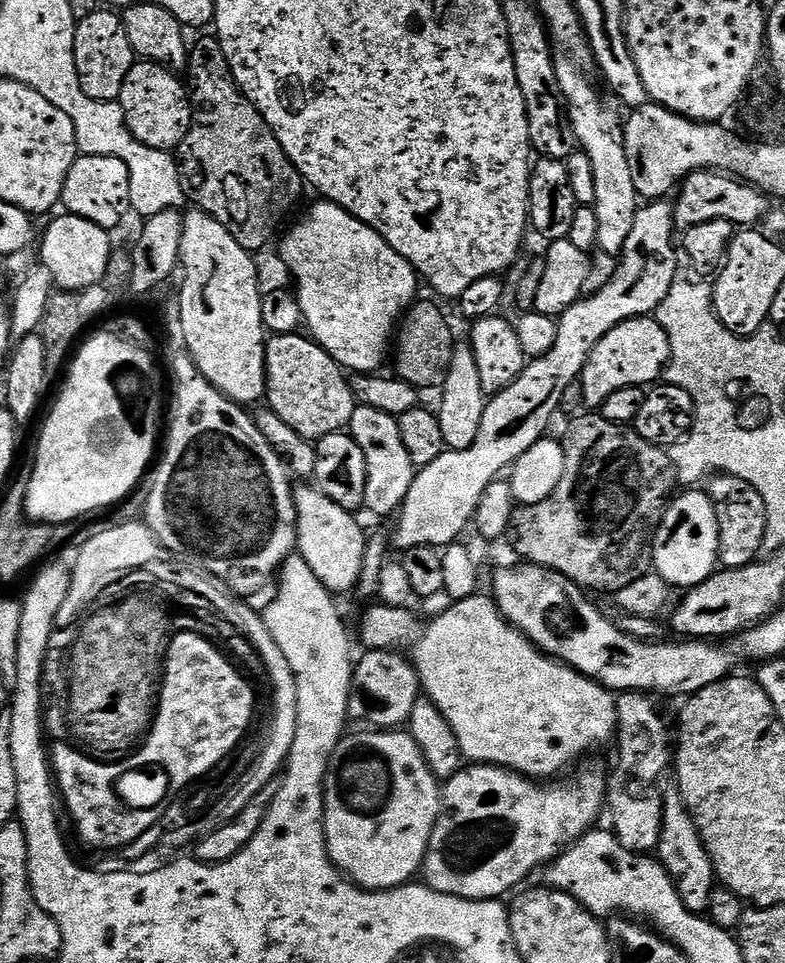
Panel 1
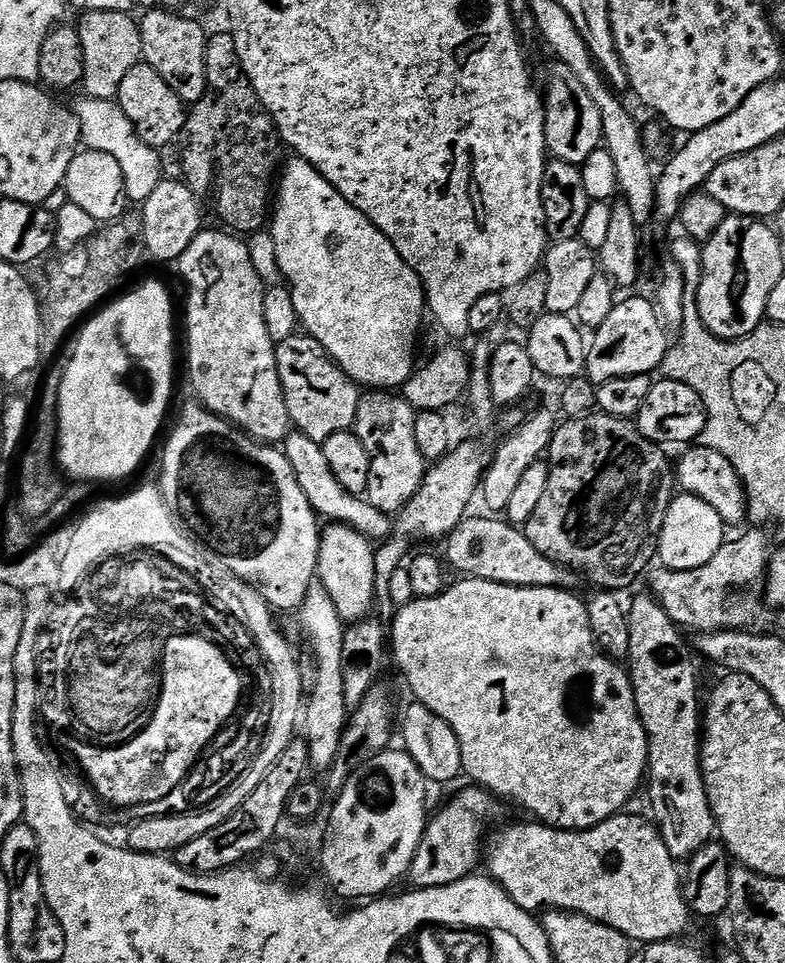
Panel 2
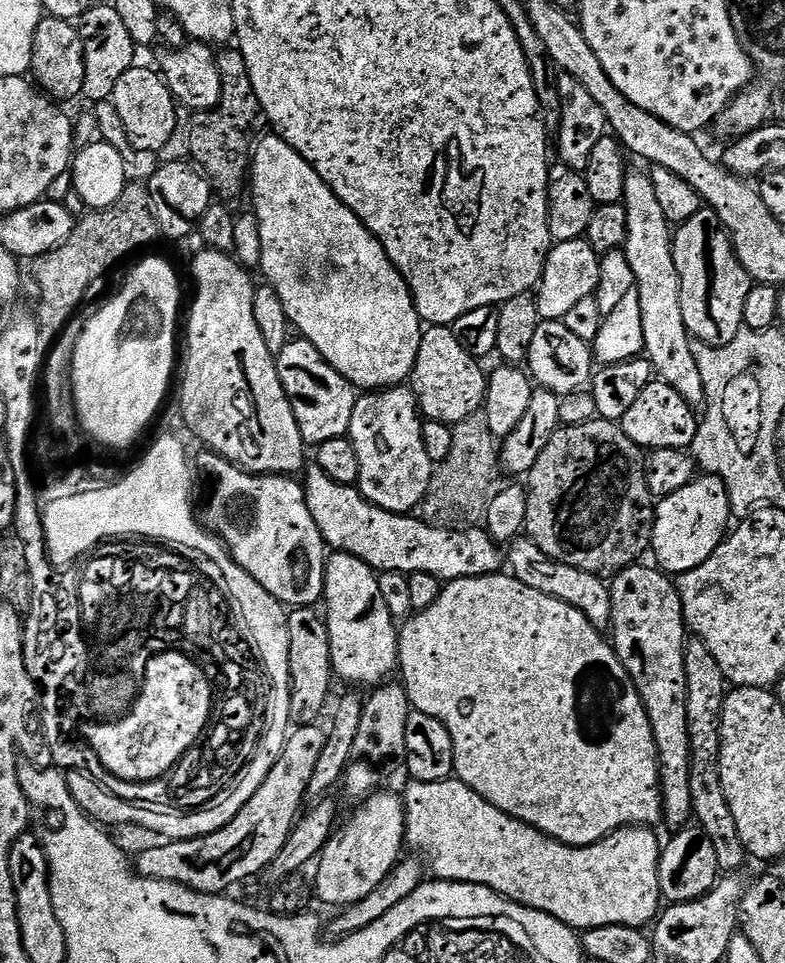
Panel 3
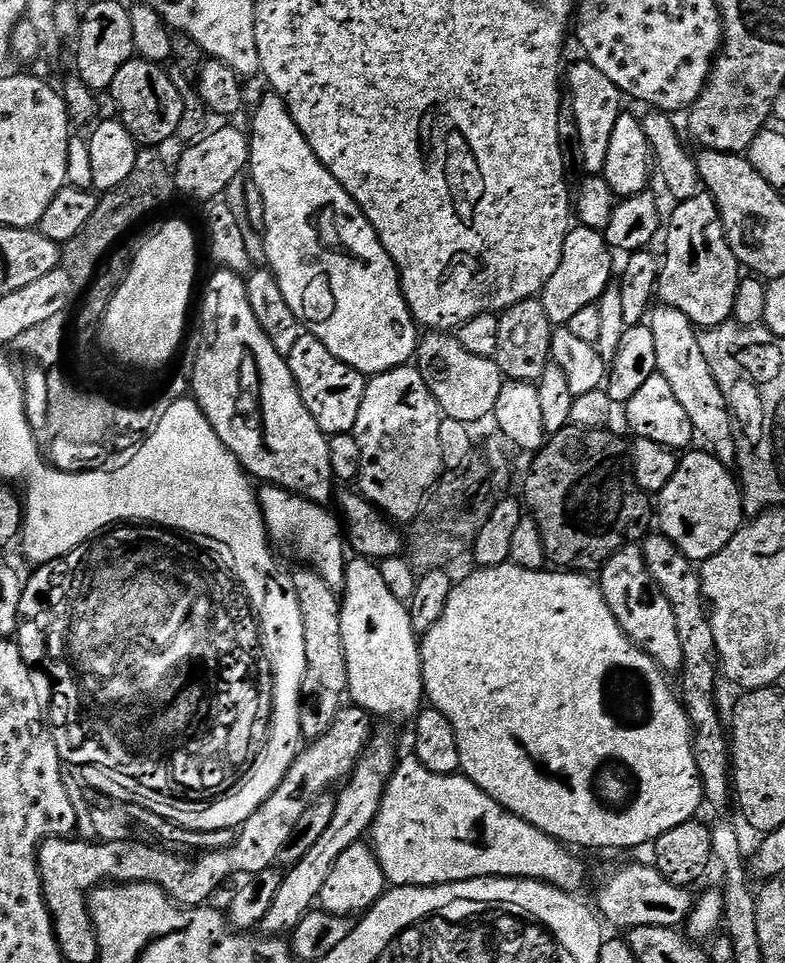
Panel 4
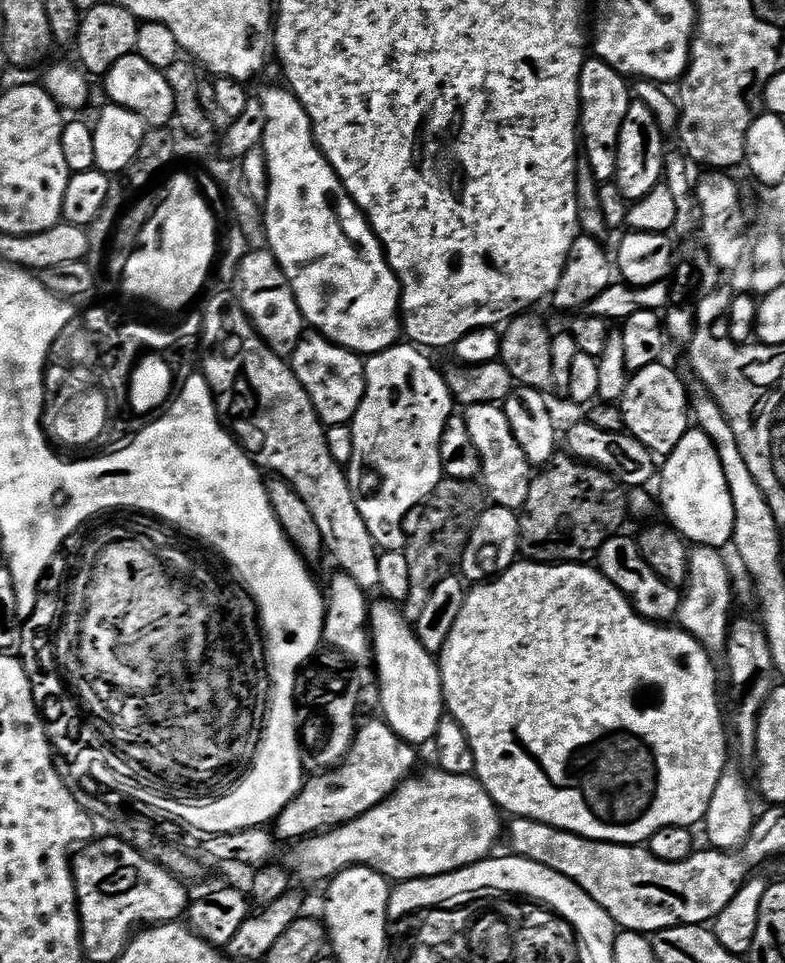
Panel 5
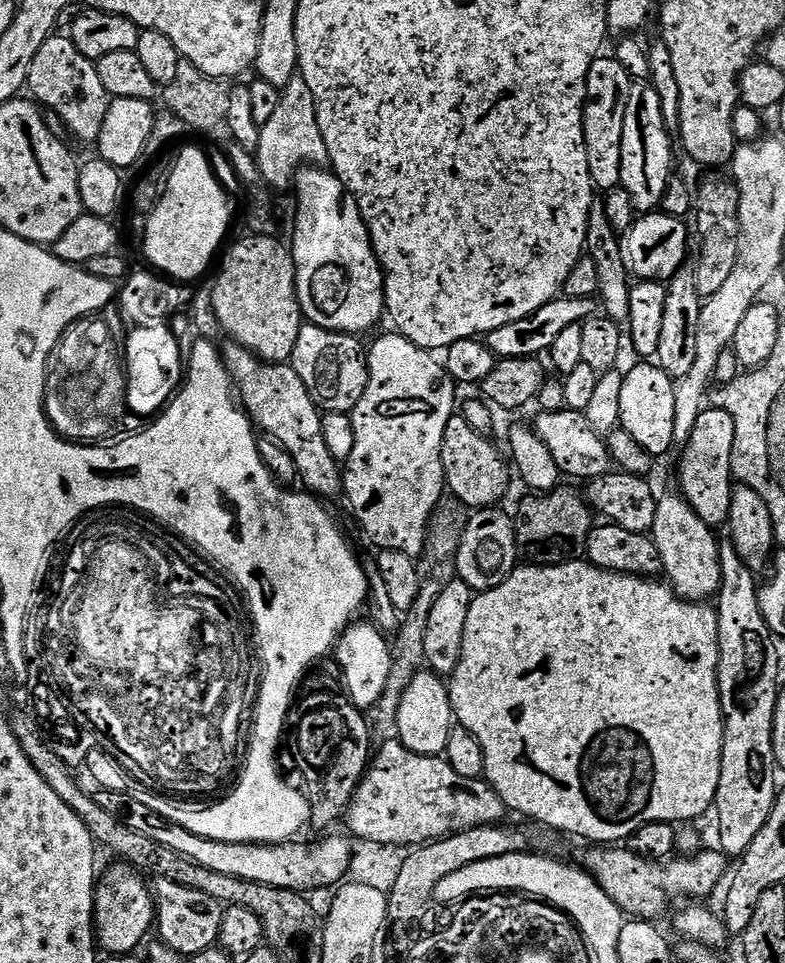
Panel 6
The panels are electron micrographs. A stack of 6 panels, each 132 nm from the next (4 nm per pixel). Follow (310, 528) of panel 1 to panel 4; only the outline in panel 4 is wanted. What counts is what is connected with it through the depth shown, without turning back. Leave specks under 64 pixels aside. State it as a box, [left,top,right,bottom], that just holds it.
[340,558,426,718]

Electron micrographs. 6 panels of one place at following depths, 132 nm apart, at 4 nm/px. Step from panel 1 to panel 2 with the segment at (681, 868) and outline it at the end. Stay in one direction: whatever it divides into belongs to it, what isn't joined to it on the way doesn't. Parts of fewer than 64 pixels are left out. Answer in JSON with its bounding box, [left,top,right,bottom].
[626,594,716,862]

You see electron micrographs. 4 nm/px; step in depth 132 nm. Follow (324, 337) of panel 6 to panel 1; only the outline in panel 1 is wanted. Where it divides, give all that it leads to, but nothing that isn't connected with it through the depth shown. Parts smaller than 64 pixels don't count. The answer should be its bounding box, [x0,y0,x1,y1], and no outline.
[266,334,358,442]

